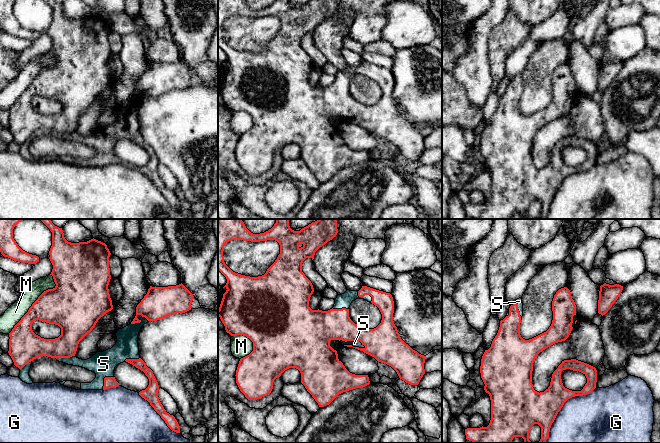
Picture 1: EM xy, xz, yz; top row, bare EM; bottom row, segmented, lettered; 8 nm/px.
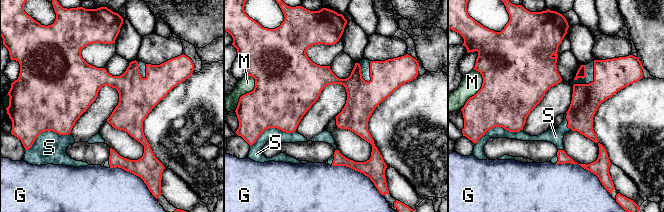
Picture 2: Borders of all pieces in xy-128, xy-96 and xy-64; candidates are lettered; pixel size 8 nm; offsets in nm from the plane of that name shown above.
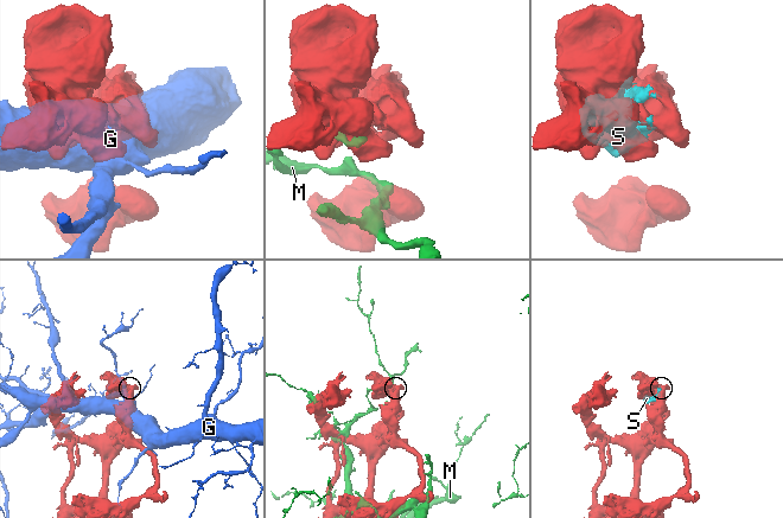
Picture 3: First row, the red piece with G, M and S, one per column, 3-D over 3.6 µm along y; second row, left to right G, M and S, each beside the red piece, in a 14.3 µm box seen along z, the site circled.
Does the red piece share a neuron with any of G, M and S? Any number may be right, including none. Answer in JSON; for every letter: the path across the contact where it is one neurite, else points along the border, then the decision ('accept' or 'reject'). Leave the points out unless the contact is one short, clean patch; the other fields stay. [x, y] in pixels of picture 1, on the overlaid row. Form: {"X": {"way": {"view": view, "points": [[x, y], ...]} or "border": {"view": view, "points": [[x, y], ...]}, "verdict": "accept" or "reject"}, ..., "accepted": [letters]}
{"G": {"verdict": "reject"}, "M": {"verdict": "reject"}, "S": {"verdict": "accept"}, "accepted": ["S"]}

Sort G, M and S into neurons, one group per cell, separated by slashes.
G / M / S

